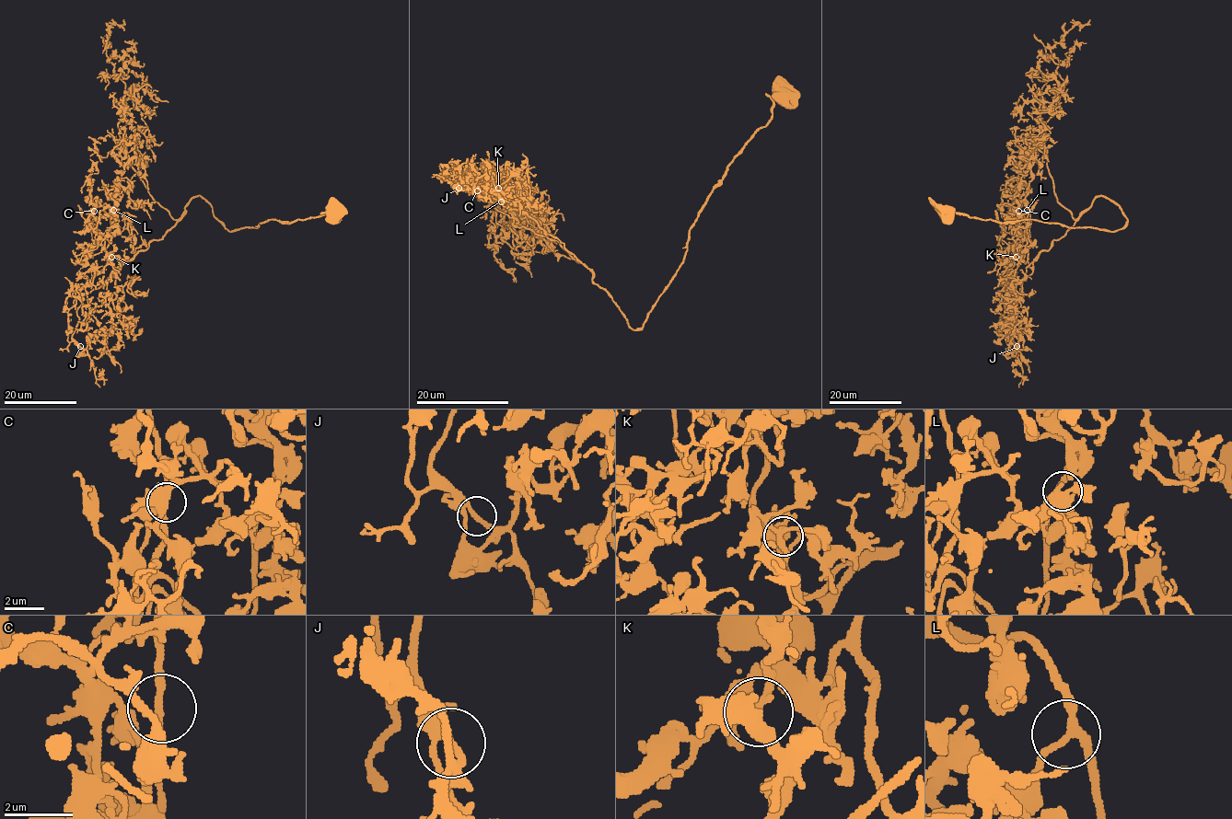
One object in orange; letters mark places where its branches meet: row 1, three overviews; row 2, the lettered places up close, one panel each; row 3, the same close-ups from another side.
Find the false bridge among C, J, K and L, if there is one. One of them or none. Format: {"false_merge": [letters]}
{"false_merge": []}

